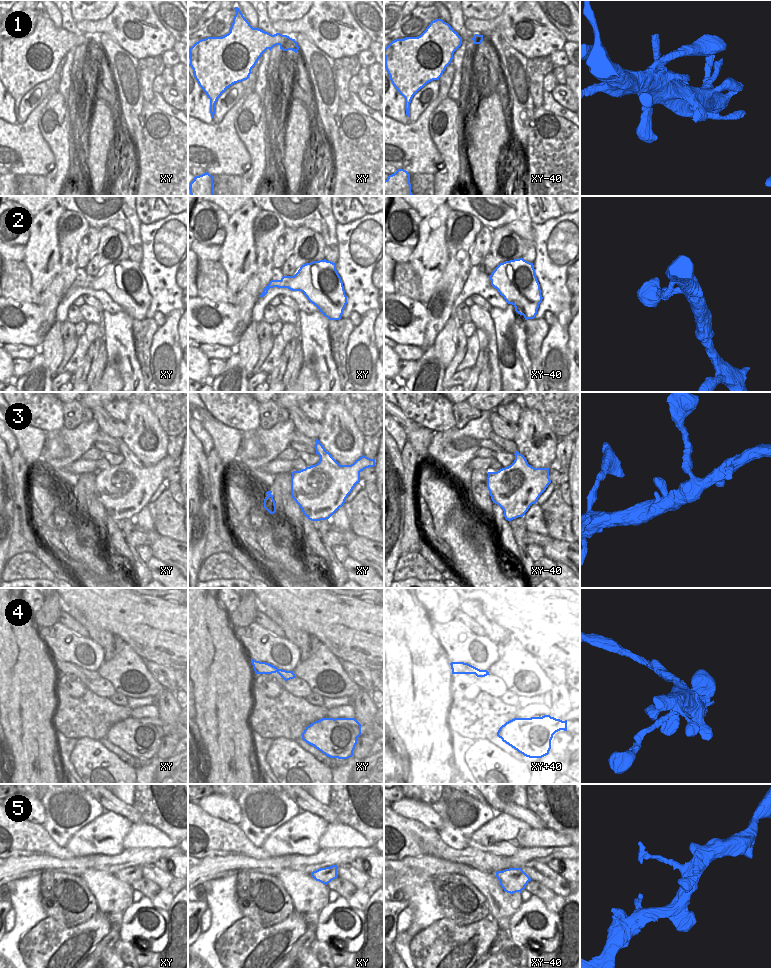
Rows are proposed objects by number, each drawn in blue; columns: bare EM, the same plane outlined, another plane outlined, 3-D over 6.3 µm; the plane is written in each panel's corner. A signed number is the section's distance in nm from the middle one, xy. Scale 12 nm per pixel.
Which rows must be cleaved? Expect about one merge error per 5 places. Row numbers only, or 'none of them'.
4

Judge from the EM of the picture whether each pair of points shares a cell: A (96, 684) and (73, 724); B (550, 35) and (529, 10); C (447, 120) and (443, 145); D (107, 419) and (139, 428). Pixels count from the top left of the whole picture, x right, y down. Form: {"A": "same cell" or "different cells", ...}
{"A": "different cells", "B": "same cell", "C": "same cell", "D": "different cells"}

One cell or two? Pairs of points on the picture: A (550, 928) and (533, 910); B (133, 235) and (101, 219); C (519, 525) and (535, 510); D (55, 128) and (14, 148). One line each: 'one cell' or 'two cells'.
A: one cell
B: one cell
C: two cells
D: two cells

